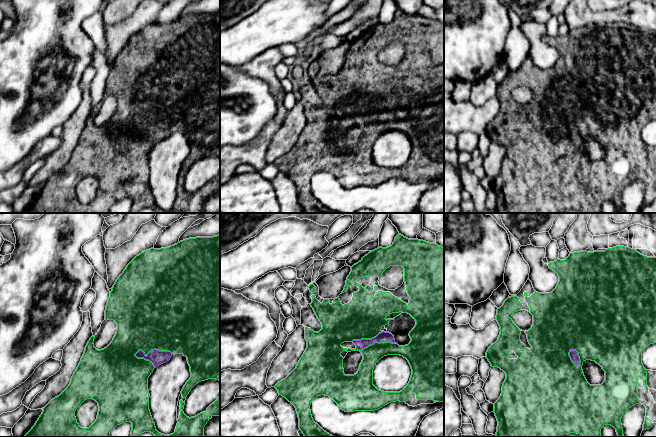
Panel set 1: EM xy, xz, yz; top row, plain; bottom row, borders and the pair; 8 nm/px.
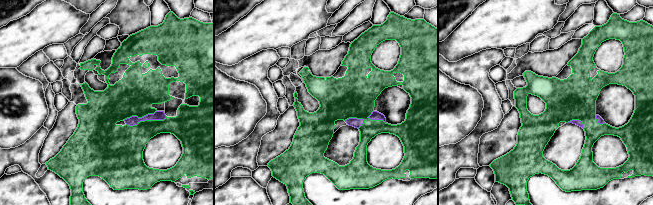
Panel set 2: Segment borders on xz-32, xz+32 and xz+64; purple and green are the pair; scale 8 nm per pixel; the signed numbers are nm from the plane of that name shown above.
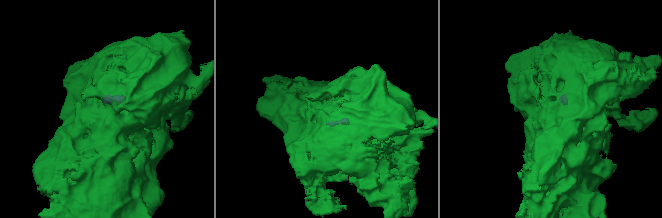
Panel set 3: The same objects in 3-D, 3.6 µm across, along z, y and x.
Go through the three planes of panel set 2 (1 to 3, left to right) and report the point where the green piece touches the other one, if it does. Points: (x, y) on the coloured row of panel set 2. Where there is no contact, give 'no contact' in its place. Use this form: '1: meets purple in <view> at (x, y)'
1: meets purple in xz-32 at (146, 119)
2: meets purple in xz+32 at (355, 118)
3: meets purple in xz+64 at (577, 120)

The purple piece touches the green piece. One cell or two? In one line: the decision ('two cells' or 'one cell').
one cell

